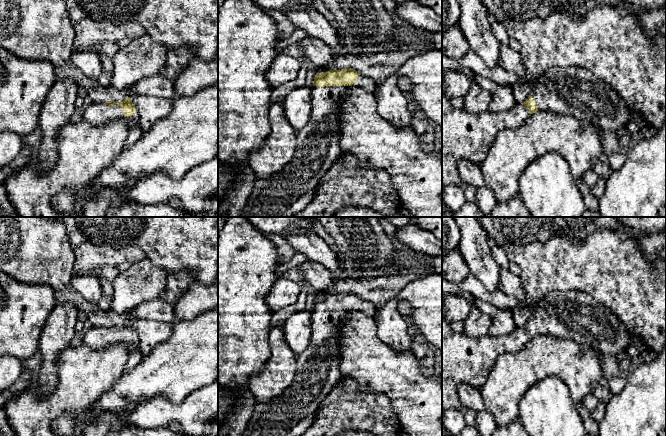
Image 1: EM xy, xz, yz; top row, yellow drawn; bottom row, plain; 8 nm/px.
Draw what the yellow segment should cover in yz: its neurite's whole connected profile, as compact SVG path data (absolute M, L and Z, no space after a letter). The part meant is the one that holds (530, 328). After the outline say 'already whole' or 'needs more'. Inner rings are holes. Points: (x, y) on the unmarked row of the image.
M578 290L554 291L543 296L535 303L528 323L524 327L516 326L509 335L502 337L489 334L468 337L463 332L453 332L451 324L442 315L442 415L450 408L461 410L468 426L474 426L477 412L461 406L457 395L458 386L468 384L481 389L499 355L520 351L537 334L572 340L594 348L602 355L612 356L627 348L631 339L616 314L596 302L589 294Z; needs more

